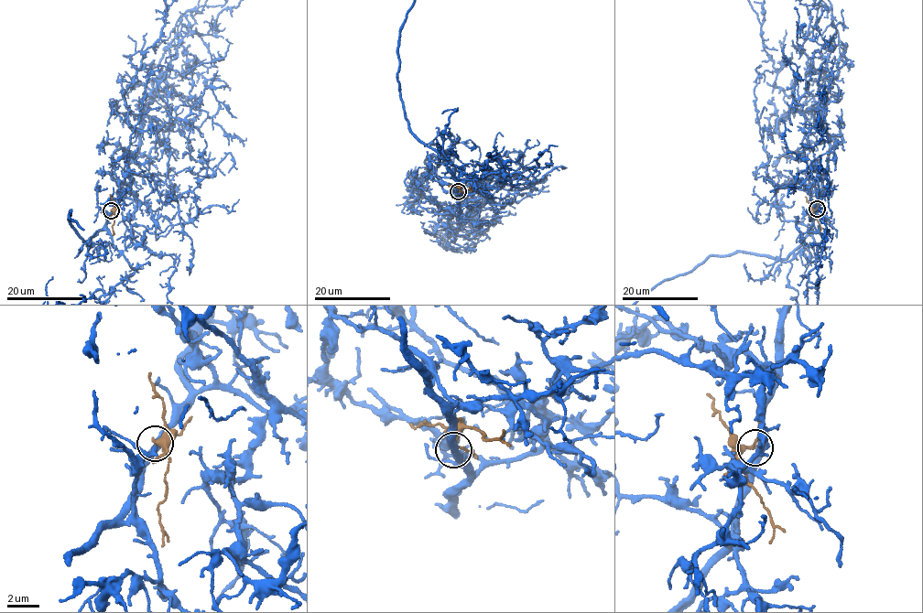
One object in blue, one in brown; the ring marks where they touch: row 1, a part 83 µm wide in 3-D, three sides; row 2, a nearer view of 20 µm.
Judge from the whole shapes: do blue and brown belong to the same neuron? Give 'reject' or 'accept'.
reject

